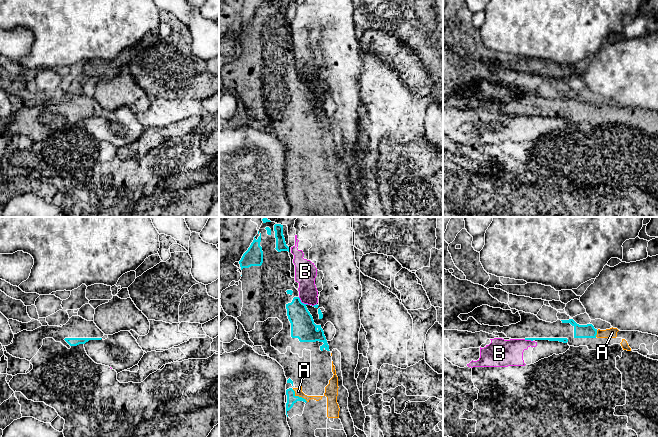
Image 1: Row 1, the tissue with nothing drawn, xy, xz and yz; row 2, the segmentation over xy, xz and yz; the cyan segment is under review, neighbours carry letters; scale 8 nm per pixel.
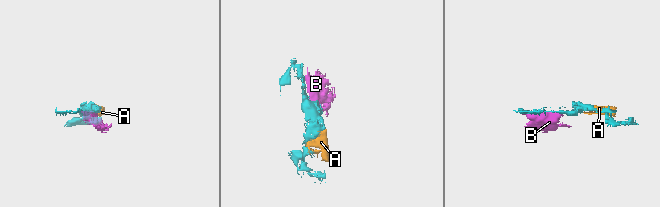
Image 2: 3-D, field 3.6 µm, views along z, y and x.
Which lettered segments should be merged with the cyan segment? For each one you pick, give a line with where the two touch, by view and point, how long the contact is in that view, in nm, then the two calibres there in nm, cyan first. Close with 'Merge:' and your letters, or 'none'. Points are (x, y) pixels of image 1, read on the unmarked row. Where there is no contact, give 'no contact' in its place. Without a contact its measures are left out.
A: meets cyan in xz at (298, 172); contact 160 nm long; 80 nm thick on the cyan side, 60 nm on the other
Merge: A

